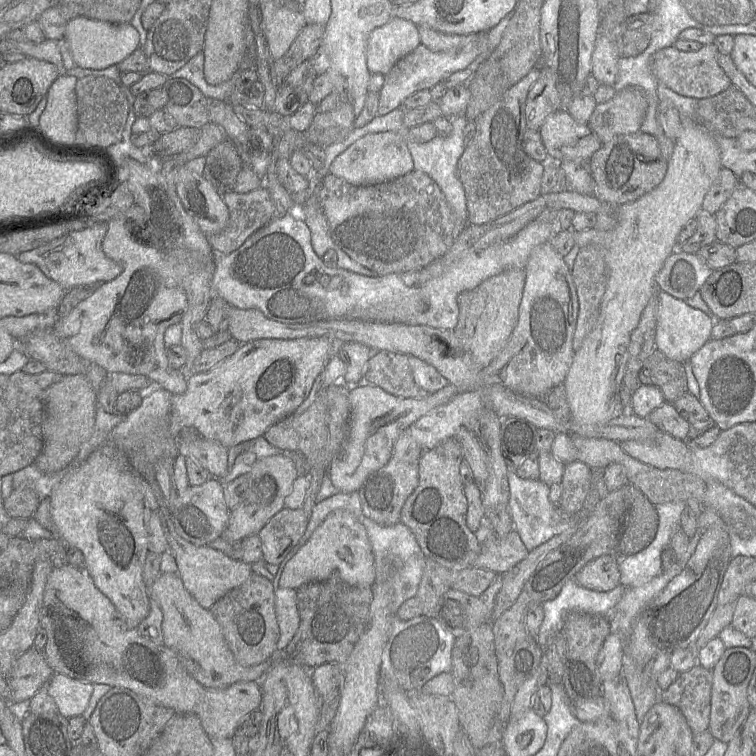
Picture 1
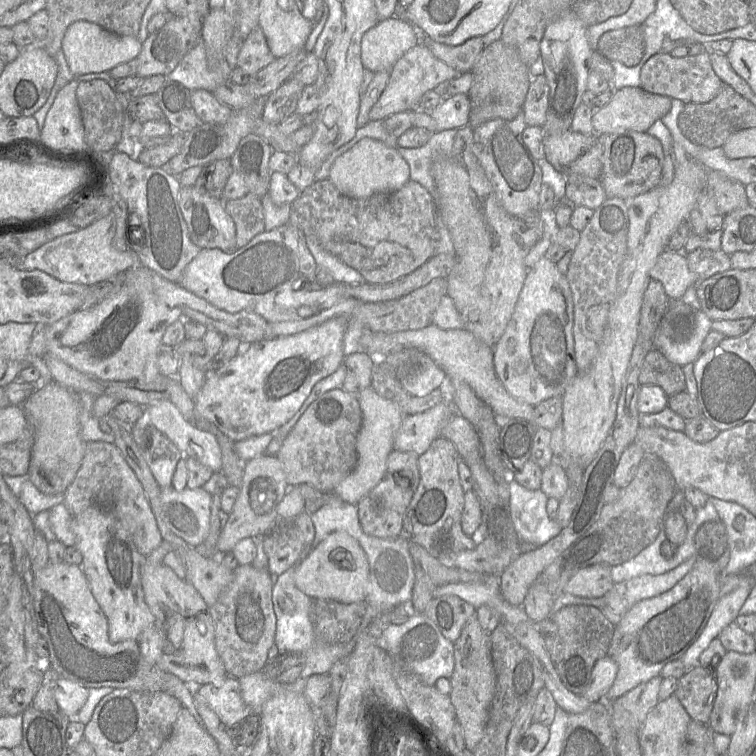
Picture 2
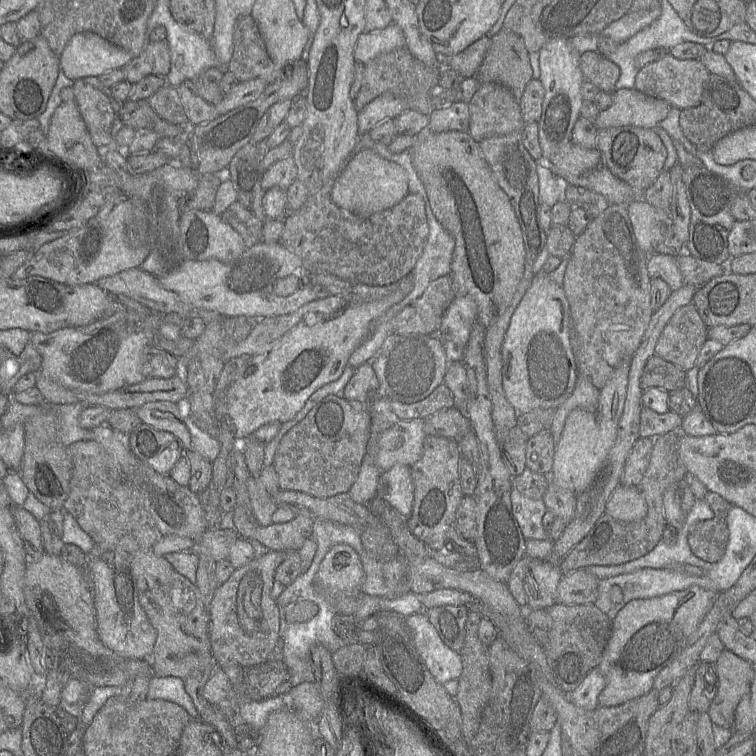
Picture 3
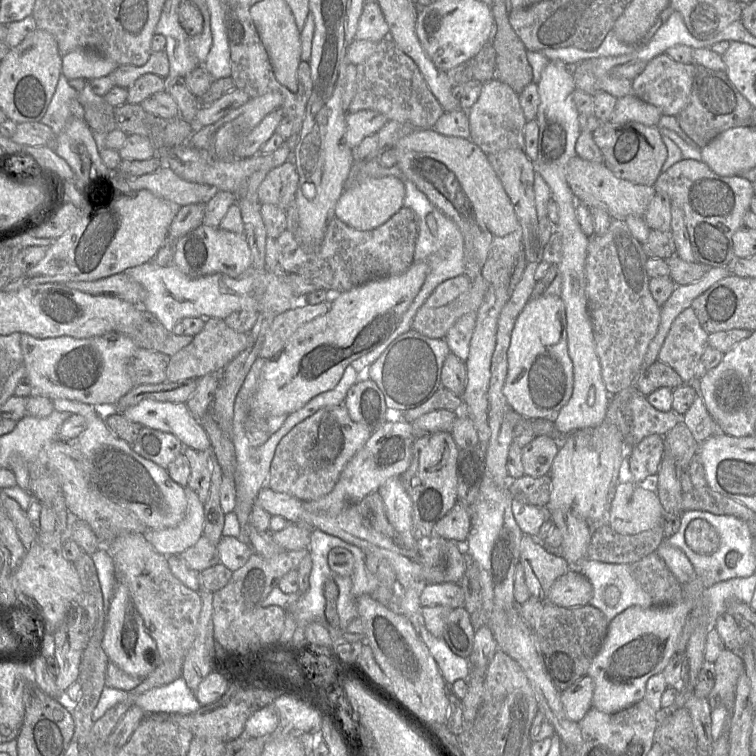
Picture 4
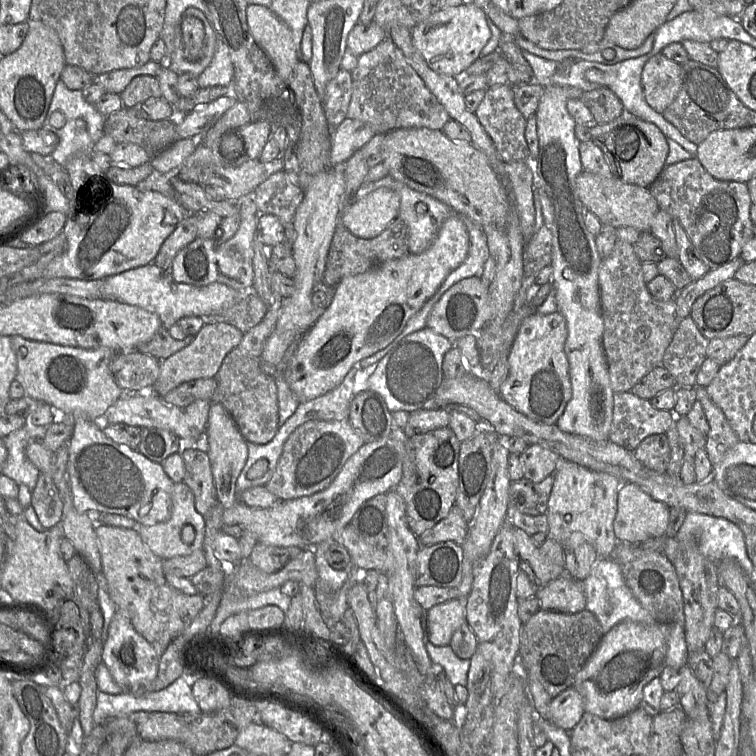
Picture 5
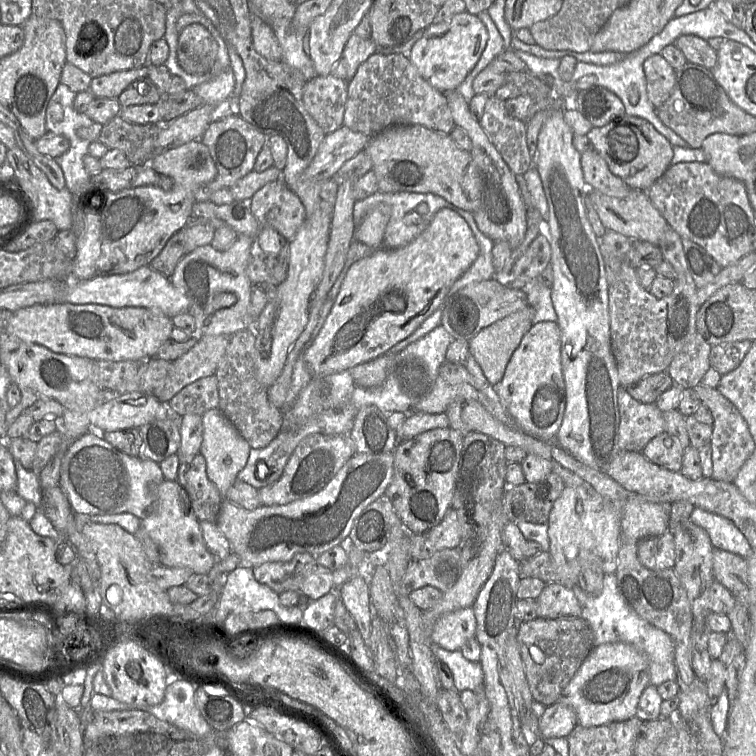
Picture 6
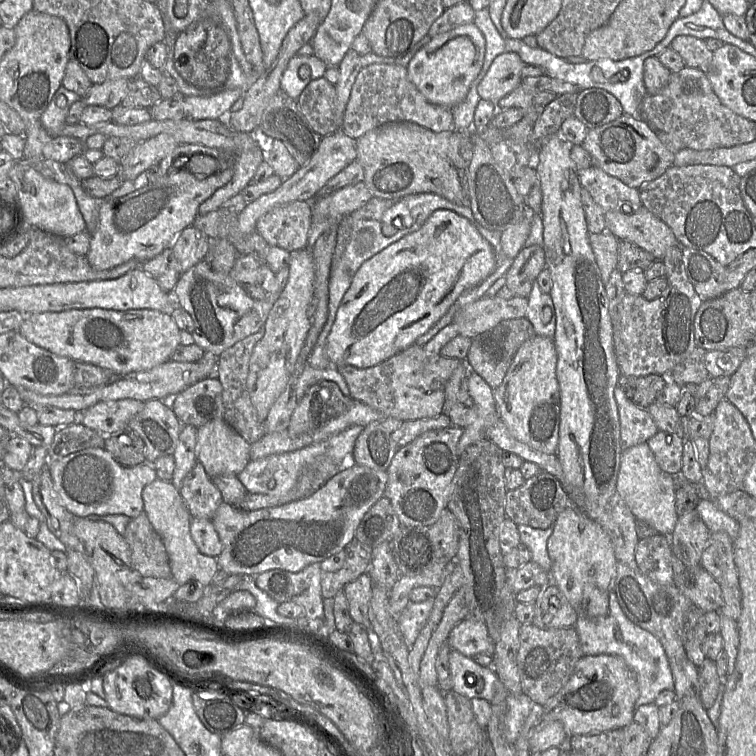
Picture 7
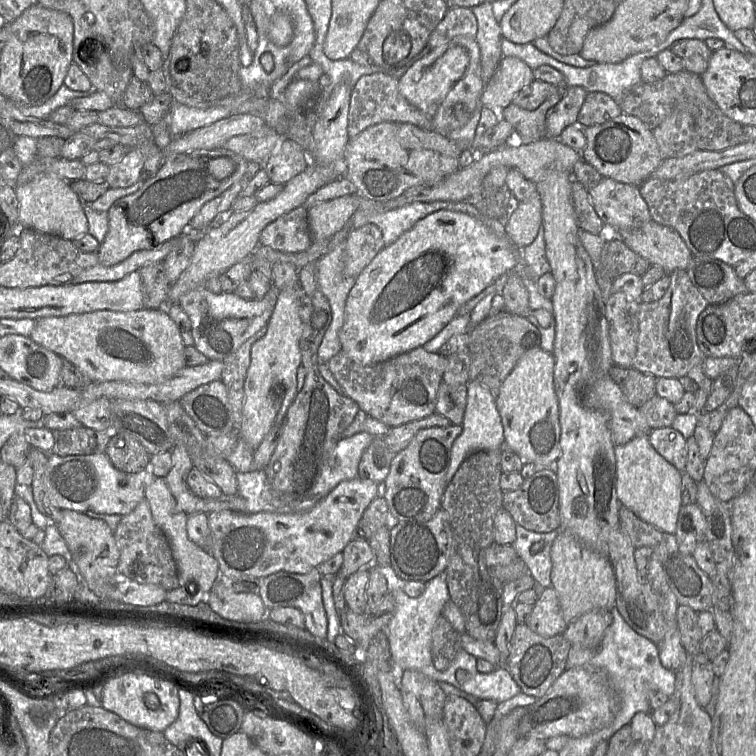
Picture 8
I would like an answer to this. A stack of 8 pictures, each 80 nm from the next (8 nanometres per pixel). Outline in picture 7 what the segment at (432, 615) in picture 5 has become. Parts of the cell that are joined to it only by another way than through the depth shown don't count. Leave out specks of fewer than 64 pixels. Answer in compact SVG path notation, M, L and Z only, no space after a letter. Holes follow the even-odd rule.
M467 616L452 628L447 642L452 649L469 658L476 654L493 657L495 652L495 643L489 636L485 622L472 616Z

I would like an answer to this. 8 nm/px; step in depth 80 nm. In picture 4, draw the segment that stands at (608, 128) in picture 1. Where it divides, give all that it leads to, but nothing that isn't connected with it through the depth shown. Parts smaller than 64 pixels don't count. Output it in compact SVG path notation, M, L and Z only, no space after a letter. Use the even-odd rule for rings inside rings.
M629 94L617 99L609 122L638 122L647 126L657 126L661 117L662 113L656 106L646 103L634 94Z

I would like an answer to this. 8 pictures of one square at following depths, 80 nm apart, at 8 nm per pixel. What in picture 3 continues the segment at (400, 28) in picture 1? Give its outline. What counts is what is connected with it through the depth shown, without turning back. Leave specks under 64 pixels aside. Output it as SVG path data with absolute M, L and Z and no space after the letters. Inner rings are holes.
M391 23L384 29L361 33L354 49L354 58L356 62L366 65L381 54L401 48L405 48L404 34L398 25Z

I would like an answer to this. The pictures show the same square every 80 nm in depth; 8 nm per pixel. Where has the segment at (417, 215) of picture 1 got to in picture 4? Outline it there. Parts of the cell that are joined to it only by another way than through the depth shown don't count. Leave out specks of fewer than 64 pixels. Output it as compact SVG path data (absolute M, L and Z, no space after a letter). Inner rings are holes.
M404 206L387 222L369 231L354 229L334 217L315 252L305 250L294 233L284 230L276 239L279 267L285 273L310 279L329 293L341 293L377 278L399 275L414 262L418 223L417 214Z

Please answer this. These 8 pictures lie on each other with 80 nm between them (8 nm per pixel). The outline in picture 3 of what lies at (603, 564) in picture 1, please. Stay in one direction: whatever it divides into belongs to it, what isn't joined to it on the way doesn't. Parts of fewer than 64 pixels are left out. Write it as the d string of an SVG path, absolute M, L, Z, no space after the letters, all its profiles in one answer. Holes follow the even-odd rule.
M586 568L564 573L557 587L557 602L565 605L594 603L598 581Z

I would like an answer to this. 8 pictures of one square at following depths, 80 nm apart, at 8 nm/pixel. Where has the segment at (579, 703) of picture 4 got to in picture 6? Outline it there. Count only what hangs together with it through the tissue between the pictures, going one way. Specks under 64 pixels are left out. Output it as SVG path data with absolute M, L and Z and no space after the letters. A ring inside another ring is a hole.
M559 701L546 706L544 713L539 719L539 736L548 738L567 738L577 725L575 711L568 705Z

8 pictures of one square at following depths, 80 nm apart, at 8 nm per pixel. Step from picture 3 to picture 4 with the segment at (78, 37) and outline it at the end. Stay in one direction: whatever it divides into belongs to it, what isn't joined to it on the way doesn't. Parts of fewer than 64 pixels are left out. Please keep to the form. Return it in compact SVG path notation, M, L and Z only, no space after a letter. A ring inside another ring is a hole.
M77 49L62 57L61 70L68 80L74 78L93 80L109 75L117 67L115 62L96 51Z

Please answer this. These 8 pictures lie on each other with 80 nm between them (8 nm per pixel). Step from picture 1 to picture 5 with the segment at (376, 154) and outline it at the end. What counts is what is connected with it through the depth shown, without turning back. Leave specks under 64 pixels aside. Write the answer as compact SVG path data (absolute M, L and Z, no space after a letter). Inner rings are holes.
M381 187L359 200L352 200L343 210L340 220L353 235L372 239L398 217L399 209L399 193Z

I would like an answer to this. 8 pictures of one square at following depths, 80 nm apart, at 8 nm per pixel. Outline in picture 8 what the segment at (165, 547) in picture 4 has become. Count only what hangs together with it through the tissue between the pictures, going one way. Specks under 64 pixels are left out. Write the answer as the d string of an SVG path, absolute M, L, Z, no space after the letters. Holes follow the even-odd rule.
M154 478L146 487L144 498L149 503L153 521L163 532L169 543L177 566L179 586L186 587L189 582L195 582L197 585L195 594L199 595L199 603L205 601L207 594L220 576L217 560L211 553L206 552L190 540L187 532L188 515L180 509L164 478Z

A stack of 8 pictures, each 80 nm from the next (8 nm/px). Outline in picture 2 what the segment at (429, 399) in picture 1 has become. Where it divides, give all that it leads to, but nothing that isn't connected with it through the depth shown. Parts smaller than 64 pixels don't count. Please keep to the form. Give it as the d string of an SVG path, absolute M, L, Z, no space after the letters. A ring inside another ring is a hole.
M371 386L361 390L356 397L362 412L362 425L356 443L357 463L353 471L336 486L333 493L344 502L357 505L359 500L386 475L394 437L405 416L397 404L378 395Z

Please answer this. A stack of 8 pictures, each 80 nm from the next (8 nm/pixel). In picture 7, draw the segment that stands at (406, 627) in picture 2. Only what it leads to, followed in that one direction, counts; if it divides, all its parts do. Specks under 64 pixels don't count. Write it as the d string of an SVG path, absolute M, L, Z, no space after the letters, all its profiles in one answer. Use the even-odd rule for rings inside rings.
M452 649L449 653L452 690L468 699L482 698L489 702L498 690L507 690L493 667L484 667Z

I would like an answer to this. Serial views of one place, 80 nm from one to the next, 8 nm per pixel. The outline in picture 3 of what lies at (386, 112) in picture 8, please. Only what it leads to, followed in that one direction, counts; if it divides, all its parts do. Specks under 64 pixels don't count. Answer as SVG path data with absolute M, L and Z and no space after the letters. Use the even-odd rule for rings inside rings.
M401 48L381 54L364 65L362 84L358 95L354 99L356 108L360 110L378 96L391 92L407 101L408 110L416 110L429 116L435 110L432 103L432 95L435 91L428 90L416 79L412 69L414 59L415 57L406 48Z

